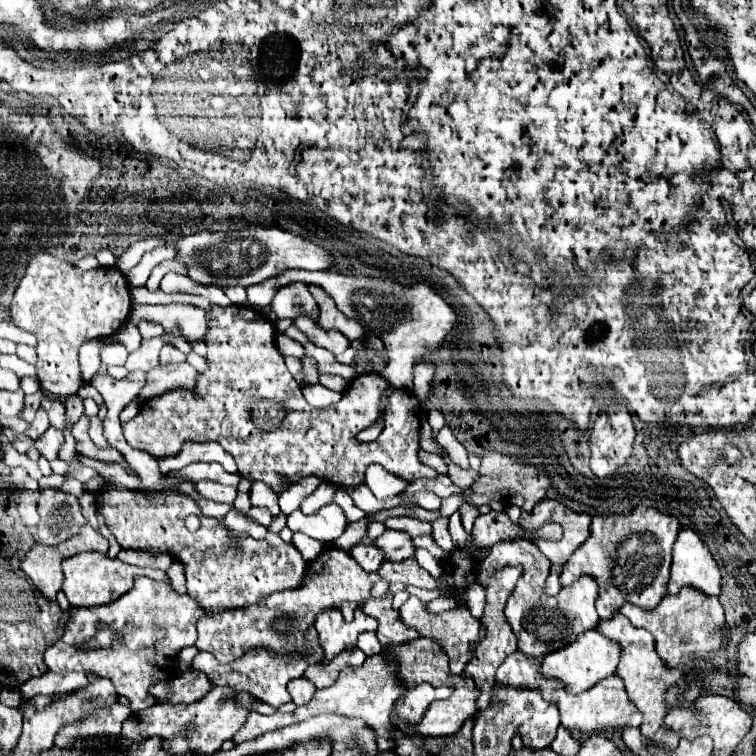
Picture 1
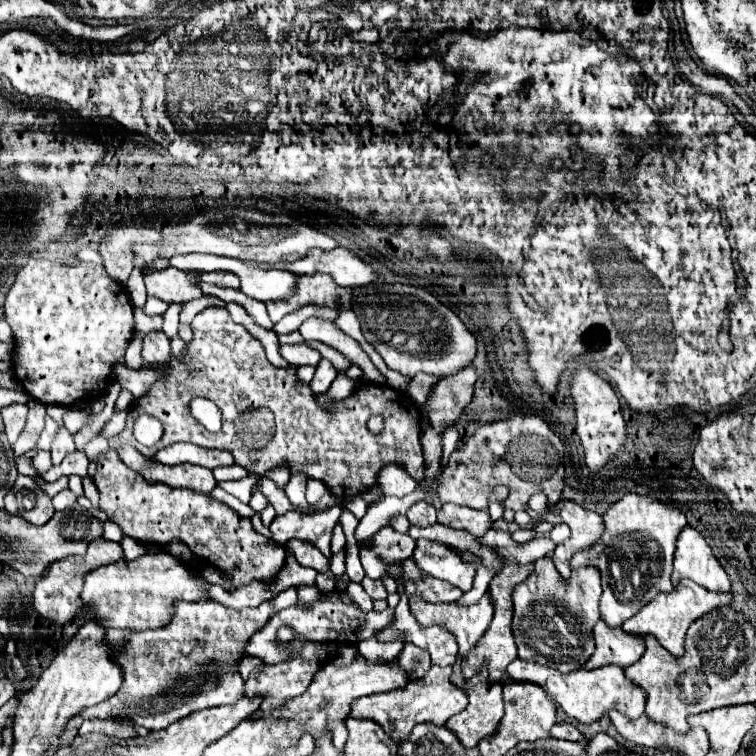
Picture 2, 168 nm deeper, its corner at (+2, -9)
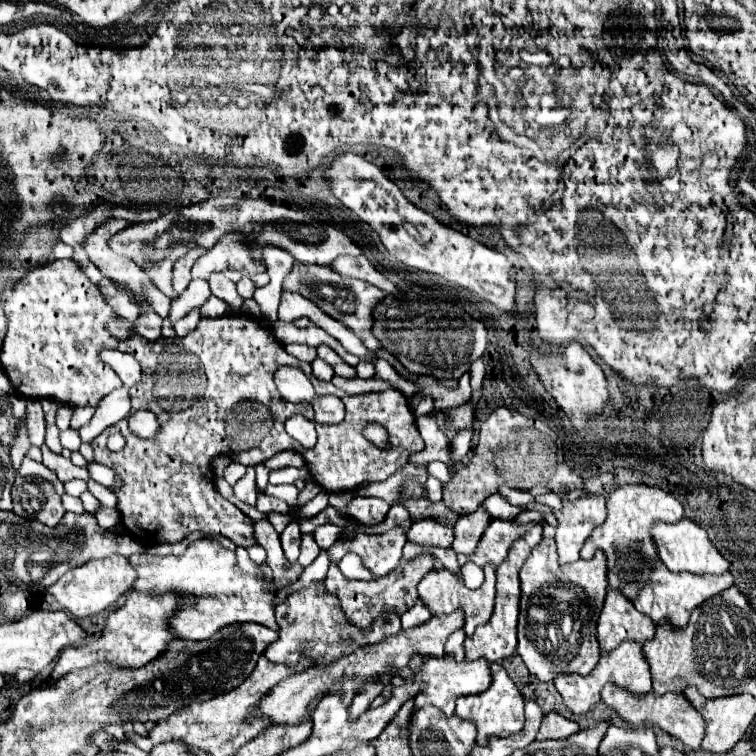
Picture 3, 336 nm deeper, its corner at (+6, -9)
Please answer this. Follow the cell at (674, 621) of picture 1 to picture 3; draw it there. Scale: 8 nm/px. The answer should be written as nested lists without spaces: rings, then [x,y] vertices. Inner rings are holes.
[[[657,560],[655,564],[651,564],[651,580],[639,590],[639,596],[633,600],[635,608],[643,614],[647,614],[653,622],[659,622],[659,620],[671,620],[671,624],[675,628],[683,628],[687,626],[689,622],[689,616],[691,612],[703,604],[707,598],[727,590],[729,586],[733,586],[733,576],[731,572],[727,570],[725,574],[719,574],[719,576],[695,576],[691,572],[681,572],[681,574],[675,574],[671,570],[667,570],[667,566],[661,564],[661,560]]]

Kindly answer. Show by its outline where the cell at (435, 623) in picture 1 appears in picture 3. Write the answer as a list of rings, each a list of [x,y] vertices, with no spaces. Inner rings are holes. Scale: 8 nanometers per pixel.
[[[491,564],[483,566],[485,570],[485,582],[481,588],[477,590],[469,590],[463,580],[457,578],[457,574],[453,574],[451,570],[443,568],[439,572],[429,572],[421,582],[419,582],[419,598],[423,598],[423,602],[427,604],[427,608],[431,610],[431,614],[449,614],[453,610],[463,610],[465,612],[465,634],[471,636],[475,632],[475,628],[483,622],[487,622],[491,618],[493,612],[493,602],[495,602],[495,568],[491,568]]]

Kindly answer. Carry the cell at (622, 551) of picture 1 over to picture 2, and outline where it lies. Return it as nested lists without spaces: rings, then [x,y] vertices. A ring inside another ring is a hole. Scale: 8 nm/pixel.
[[[625,494],[603,516],[603,536],[585,552],[577,552],[571,568],[595,566],[601,572],[601,620],[609,628],[619,628],[639,608],[649,604],[659,592],[671,592],[673,554],[679,532],[687,526],[685,514],[663,506],[651,496]],[[631,552],[631,554],[629,554]]]

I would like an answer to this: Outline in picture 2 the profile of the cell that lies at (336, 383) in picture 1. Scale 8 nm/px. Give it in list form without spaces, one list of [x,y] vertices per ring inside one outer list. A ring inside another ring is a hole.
[[[321,360],[321,362],[317,364],[315,376],[313,376],[313,380],[311,380],[309,386],[313,388],[313,392],[325,392],[327,388],[330,388],[336,377],[337,370],[335,370],[333,364],[327,362],[327,360]]]

